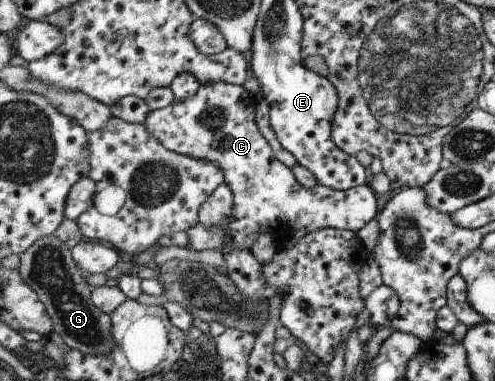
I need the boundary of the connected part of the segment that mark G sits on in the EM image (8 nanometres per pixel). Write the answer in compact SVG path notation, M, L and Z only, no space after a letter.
M52 235L40 238L20 256L19 270L24 280L43 299L55 324L55 332L72 349L76 348L92 356L110 356L118 348L113 337L112 317L93 302L93 289L86 284L83 272L74 260L72 249L63 240Z

